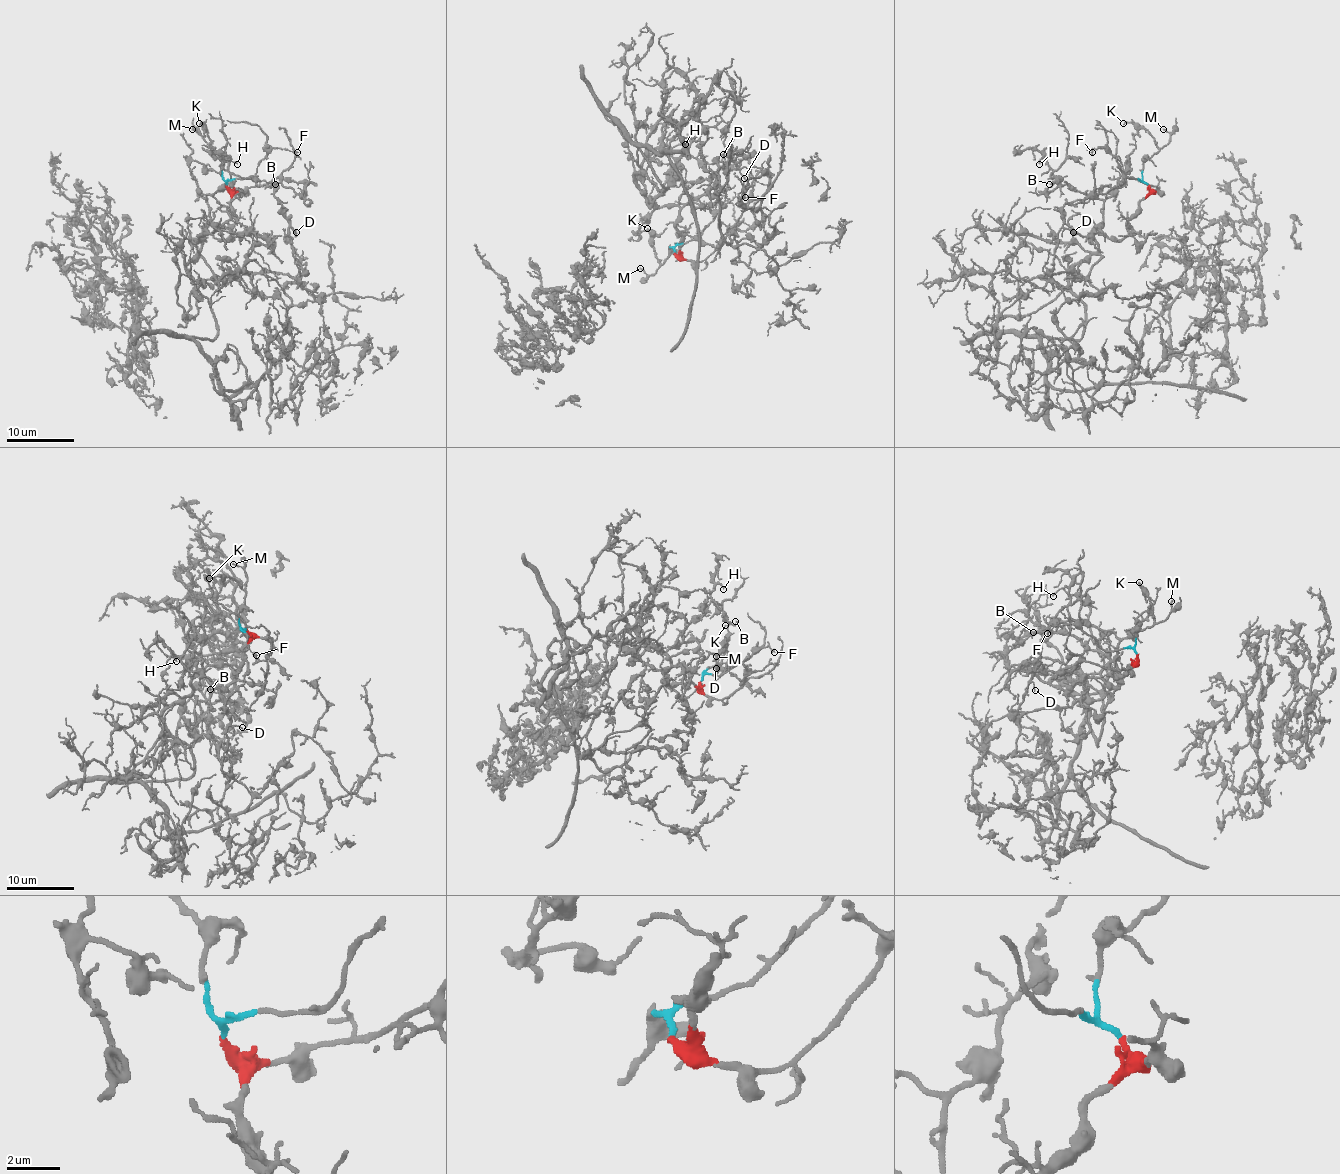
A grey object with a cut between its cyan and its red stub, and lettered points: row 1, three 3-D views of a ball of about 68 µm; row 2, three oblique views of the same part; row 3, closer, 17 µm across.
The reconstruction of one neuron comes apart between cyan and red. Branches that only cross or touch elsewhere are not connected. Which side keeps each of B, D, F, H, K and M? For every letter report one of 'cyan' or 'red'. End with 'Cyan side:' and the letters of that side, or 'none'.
B: red
D: red
F: cyan
H: red
K: cyan
M: cyan
Cyan side: F, K, M

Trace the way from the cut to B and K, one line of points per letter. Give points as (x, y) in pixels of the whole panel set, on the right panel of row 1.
B: (1149, 184), (1120, 240), (1100, 231), (1104, 203), (1072, 191), (1052, 174), (1058, 182), (1050, 184)
K: (1147, 184), (1142, 179), (1144, 164), (1159, 149), (1144, 129), (1137, 129), (1130, 122), (1124, 124)

